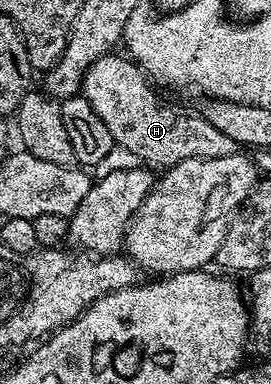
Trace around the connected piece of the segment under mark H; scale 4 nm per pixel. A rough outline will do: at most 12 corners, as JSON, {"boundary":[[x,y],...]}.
{"boundary":[[126,56],[97,59],[82,96],[147,167],[241,146],[202,112],[159,105]]}

